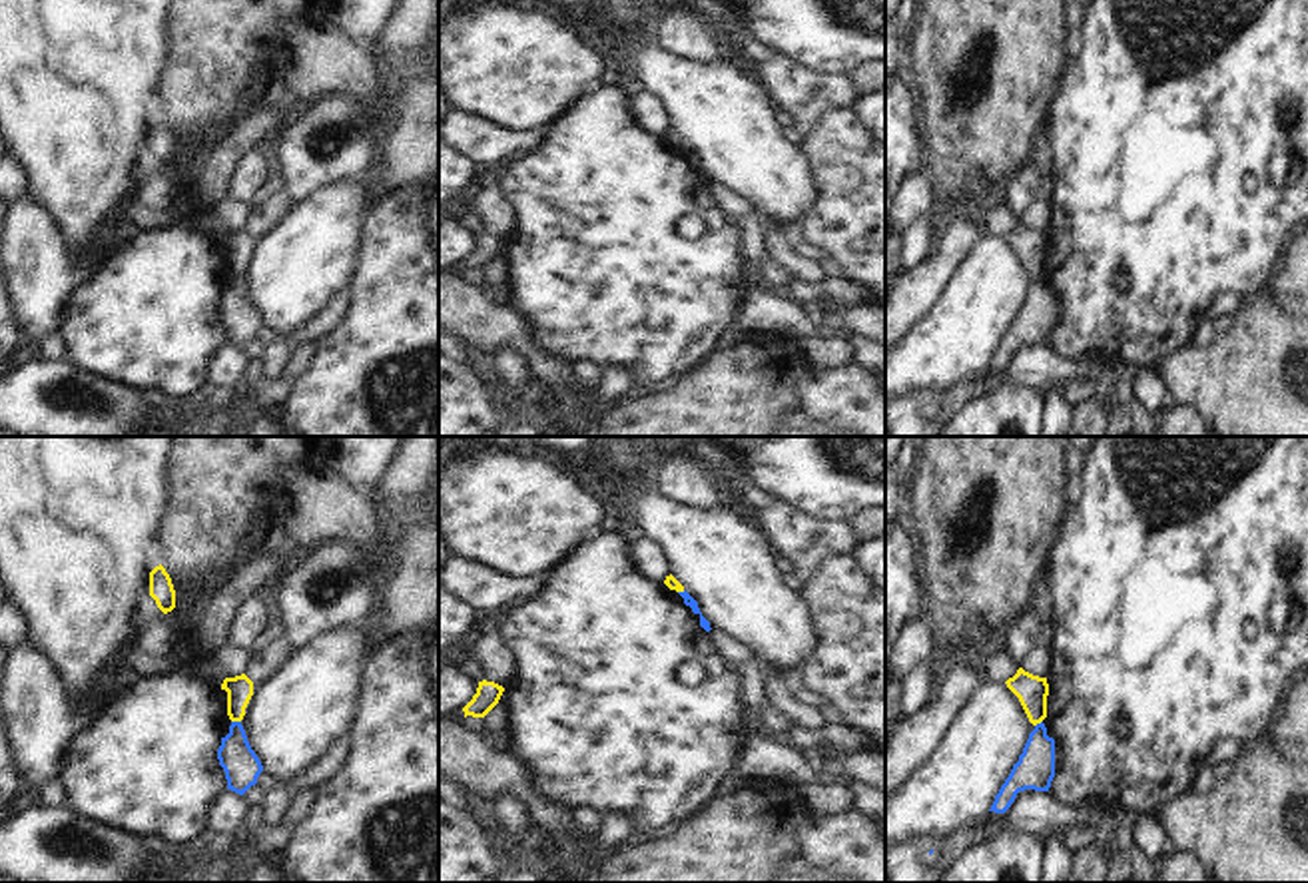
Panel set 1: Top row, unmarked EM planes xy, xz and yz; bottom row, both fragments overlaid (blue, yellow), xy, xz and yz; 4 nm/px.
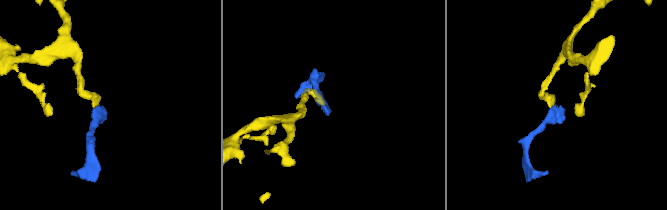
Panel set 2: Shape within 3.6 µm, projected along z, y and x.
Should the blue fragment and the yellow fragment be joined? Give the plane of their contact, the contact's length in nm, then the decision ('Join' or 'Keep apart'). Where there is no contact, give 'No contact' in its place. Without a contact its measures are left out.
Touches blue in xy. Shared border 40 nm. Keep apart.

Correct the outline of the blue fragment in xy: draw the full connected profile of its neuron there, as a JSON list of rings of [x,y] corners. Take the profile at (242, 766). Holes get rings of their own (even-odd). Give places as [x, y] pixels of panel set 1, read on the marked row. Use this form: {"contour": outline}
{"contour": [[[231,722],[229,734],[221,737],[217,759],[225,771],[227,789],[239,795],[255,785],[259,773],[263,771],[259,757],[247,741],[241,722]]]}

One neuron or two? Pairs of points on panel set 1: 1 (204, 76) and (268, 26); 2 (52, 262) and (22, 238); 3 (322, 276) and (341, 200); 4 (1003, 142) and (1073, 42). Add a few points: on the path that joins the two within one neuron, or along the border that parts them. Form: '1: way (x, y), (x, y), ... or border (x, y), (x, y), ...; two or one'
1: way (220, 60), (252, 28); one
2: way (44, 260), (30, 246); one
3: way (322, 258), (322, 234), (331, 218); one
4: border (1065, 28), (1067, 60); two

